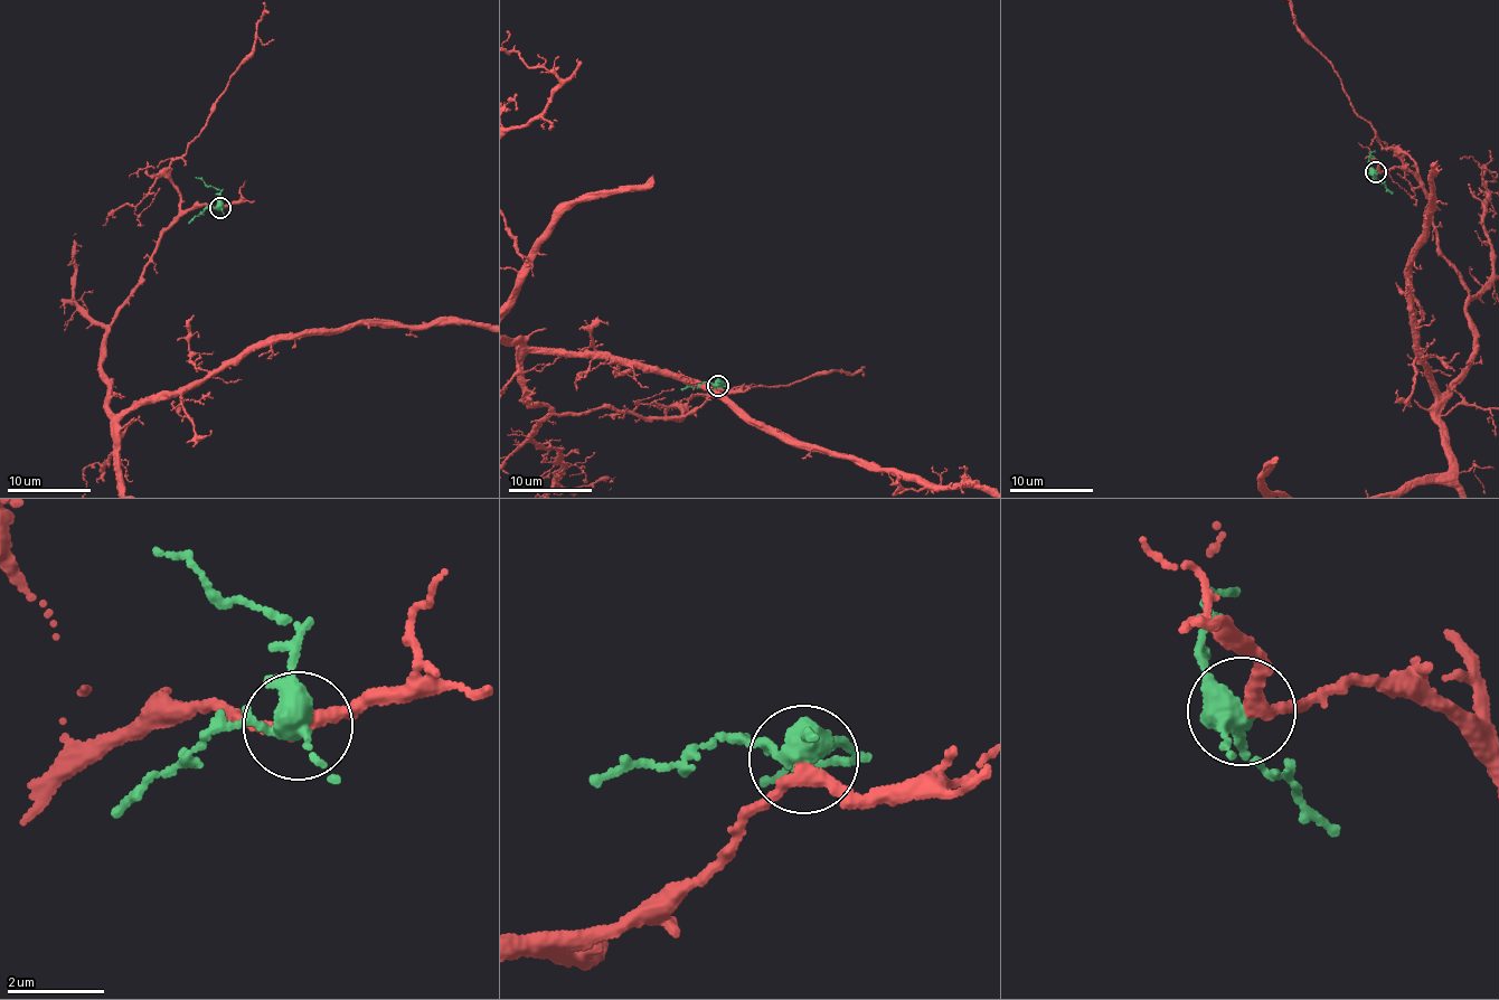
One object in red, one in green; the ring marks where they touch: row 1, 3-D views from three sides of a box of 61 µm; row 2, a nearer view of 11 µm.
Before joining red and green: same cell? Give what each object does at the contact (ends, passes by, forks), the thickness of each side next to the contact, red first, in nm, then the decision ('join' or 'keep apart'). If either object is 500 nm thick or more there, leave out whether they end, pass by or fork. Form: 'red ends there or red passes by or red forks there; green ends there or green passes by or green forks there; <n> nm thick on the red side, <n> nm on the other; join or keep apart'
red passes by; green forks there; 280 nm thick on the red side, 360 nm on the other; join

